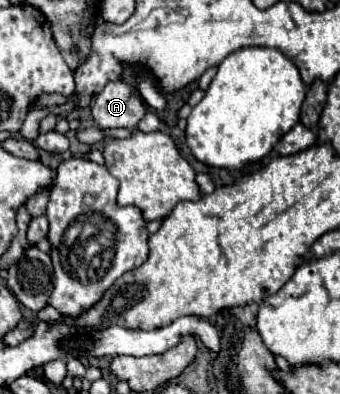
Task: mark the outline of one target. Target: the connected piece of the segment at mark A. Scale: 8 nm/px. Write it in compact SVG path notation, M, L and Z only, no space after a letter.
M122 80L108 82L104 90L94 98L92 116L98 128L130 128L134 130L146 114L146 104L136 92Z

